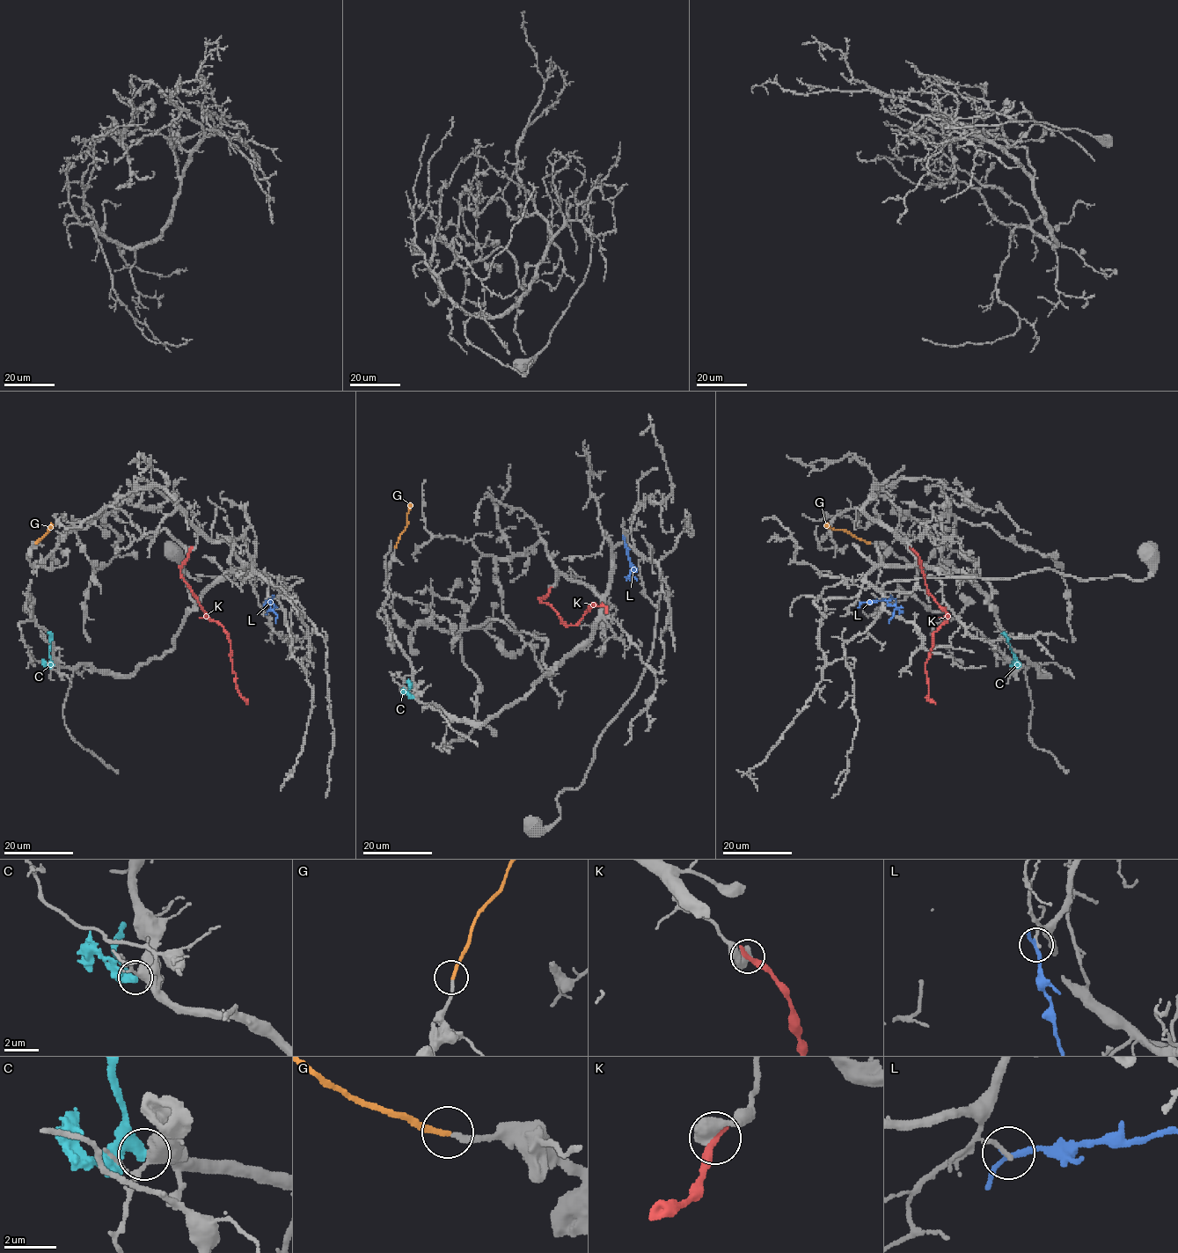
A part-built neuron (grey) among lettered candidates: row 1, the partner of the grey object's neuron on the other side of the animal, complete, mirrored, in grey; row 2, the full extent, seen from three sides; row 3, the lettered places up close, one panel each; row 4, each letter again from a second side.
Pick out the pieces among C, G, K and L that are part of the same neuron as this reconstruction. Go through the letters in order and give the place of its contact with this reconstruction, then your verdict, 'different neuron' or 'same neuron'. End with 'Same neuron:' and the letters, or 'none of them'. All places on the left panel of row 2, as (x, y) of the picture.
C: contact (53, 664); different neuron
G: contact (35, 543); same neuron
K: contact (191, 548); different neuron
L: contact (265, 602); different neuron
Same neuron: G

